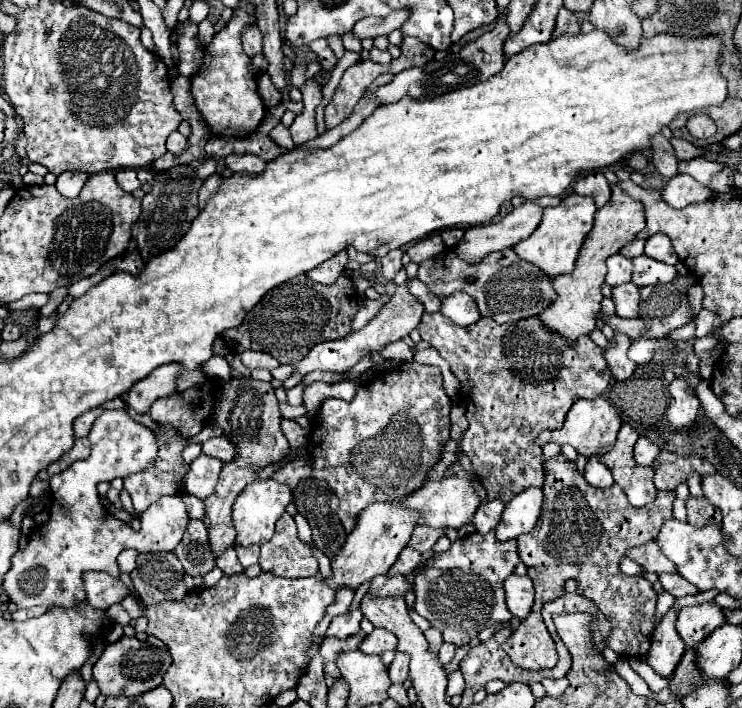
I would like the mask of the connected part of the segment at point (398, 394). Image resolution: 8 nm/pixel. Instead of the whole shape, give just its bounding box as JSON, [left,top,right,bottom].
[310,362,451,532]

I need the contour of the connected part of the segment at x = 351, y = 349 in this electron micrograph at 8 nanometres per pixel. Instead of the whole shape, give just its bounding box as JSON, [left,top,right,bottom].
[283,284,423,390]

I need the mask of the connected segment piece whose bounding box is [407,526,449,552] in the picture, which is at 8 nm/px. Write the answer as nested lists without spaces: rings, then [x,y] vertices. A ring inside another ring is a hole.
[[[417,526],[417,528],[413,530],[413,536],[411,536],[411,540],[409,540],[407,546],[415,548],[415,550],[419,550],[419,552],[427,552],[427,550],[433,548],[433,544],[435,544],[441,536],[447,534],[447,530],[449,530],[449,528],[445,528],[445,530],[435,528],[435,530],[433,530],[433,528]]]

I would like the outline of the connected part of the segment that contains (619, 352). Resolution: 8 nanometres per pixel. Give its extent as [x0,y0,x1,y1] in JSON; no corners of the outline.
[605,332,637,380]

